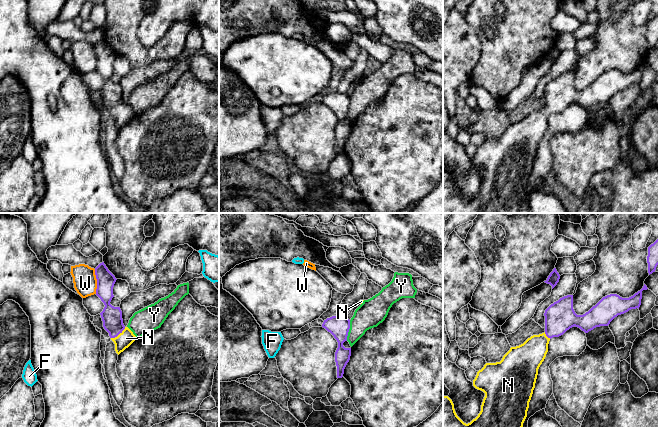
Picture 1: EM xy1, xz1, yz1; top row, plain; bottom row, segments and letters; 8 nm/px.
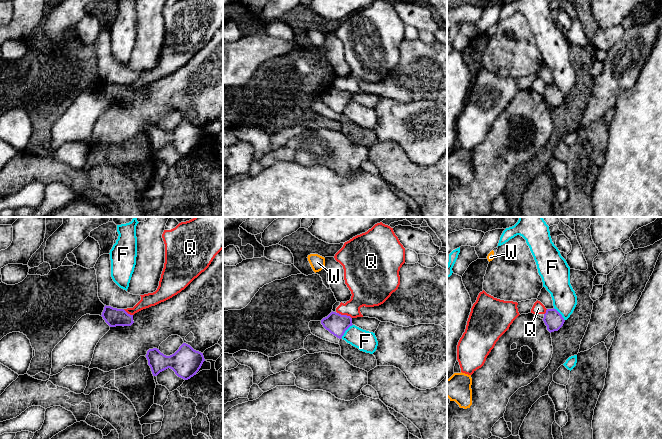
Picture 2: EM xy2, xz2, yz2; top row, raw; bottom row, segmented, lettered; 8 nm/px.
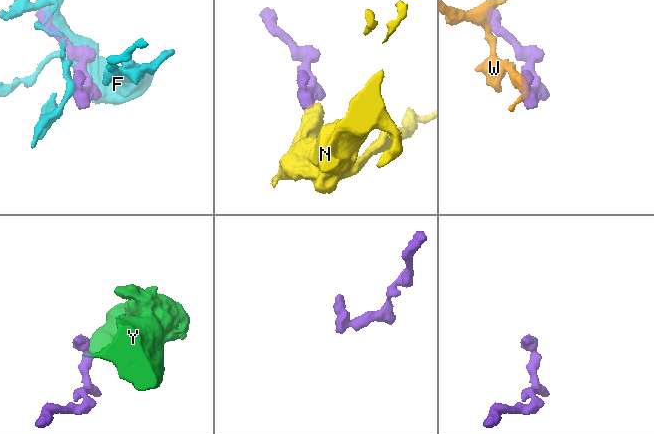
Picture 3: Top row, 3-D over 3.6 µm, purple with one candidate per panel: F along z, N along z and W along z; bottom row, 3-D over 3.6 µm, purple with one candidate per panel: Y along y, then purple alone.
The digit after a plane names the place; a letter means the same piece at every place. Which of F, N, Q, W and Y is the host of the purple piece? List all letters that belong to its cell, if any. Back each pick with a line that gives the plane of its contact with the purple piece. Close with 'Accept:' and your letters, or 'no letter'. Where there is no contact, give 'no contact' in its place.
N: contact in xy1
Accept: N

